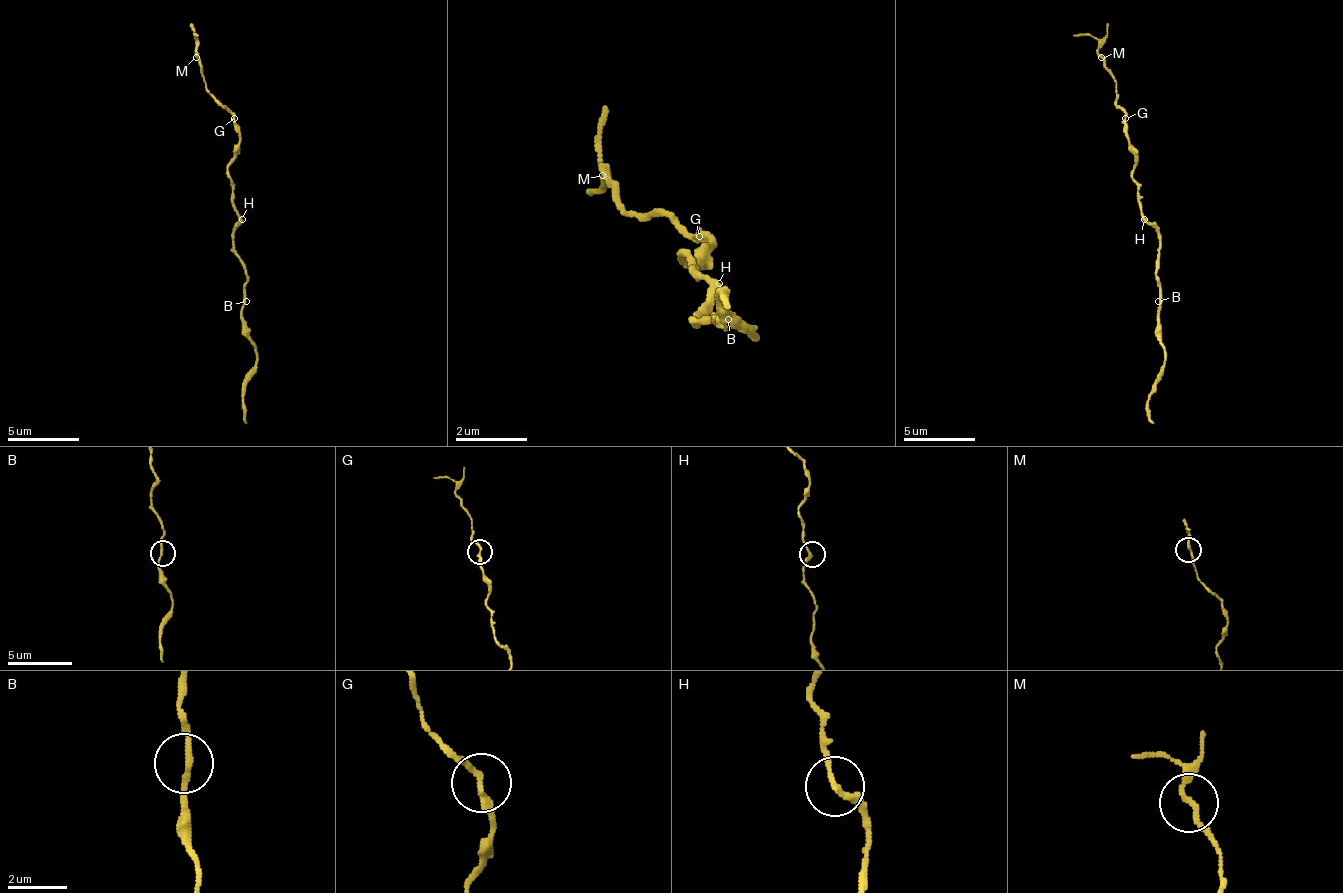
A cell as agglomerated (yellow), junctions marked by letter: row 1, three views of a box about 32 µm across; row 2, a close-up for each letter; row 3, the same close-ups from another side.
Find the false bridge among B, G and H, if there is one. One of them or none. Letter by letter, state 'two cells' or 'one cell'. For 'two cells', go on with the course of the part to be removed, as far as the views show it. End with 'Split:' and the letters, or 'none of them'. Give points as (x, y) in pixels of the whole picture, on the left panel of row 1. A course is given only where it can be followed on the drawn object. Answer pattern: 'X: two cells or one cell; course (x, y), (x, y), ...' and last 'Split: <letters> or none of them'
B: one cell
G: two cells; course (235, 118), (206, 86), (196, 36)
H: one cell
Split: G

